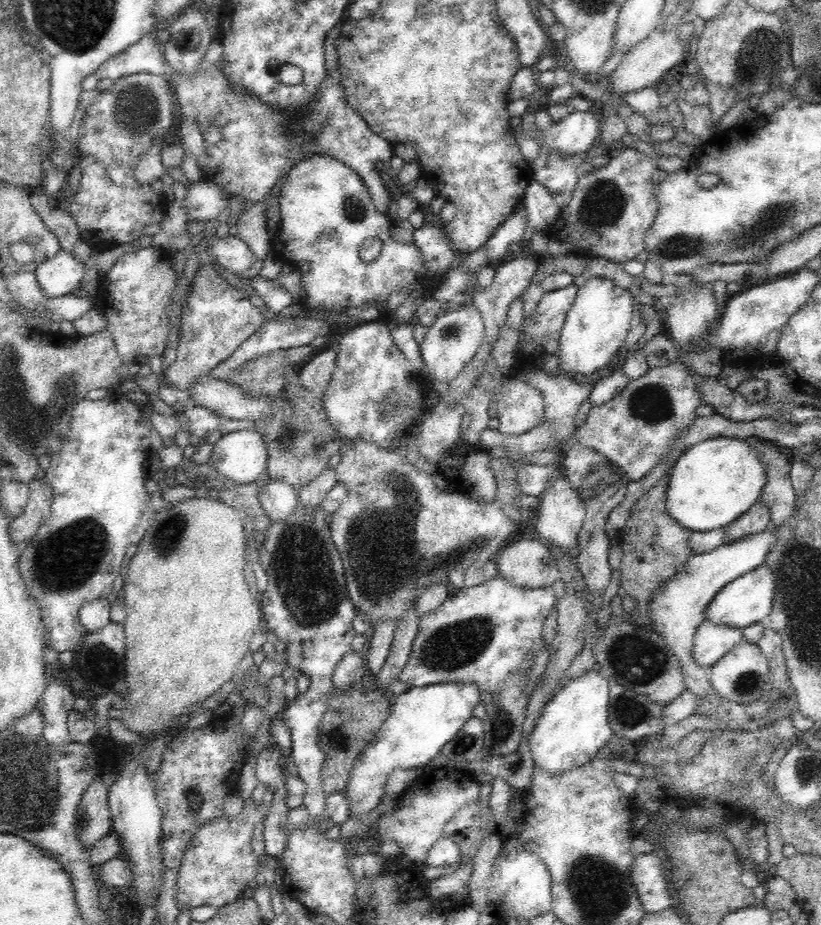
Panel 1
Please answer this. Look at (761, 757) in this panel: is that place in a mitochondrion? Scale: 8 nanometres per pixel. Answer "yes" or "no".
no

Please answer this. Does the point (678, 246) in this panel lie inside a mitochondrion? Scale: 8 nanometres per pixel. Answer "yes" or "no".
yes

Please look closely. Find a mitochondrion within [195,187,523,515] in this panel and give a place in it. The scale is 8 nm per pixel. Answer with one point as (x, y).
(354, 209)

